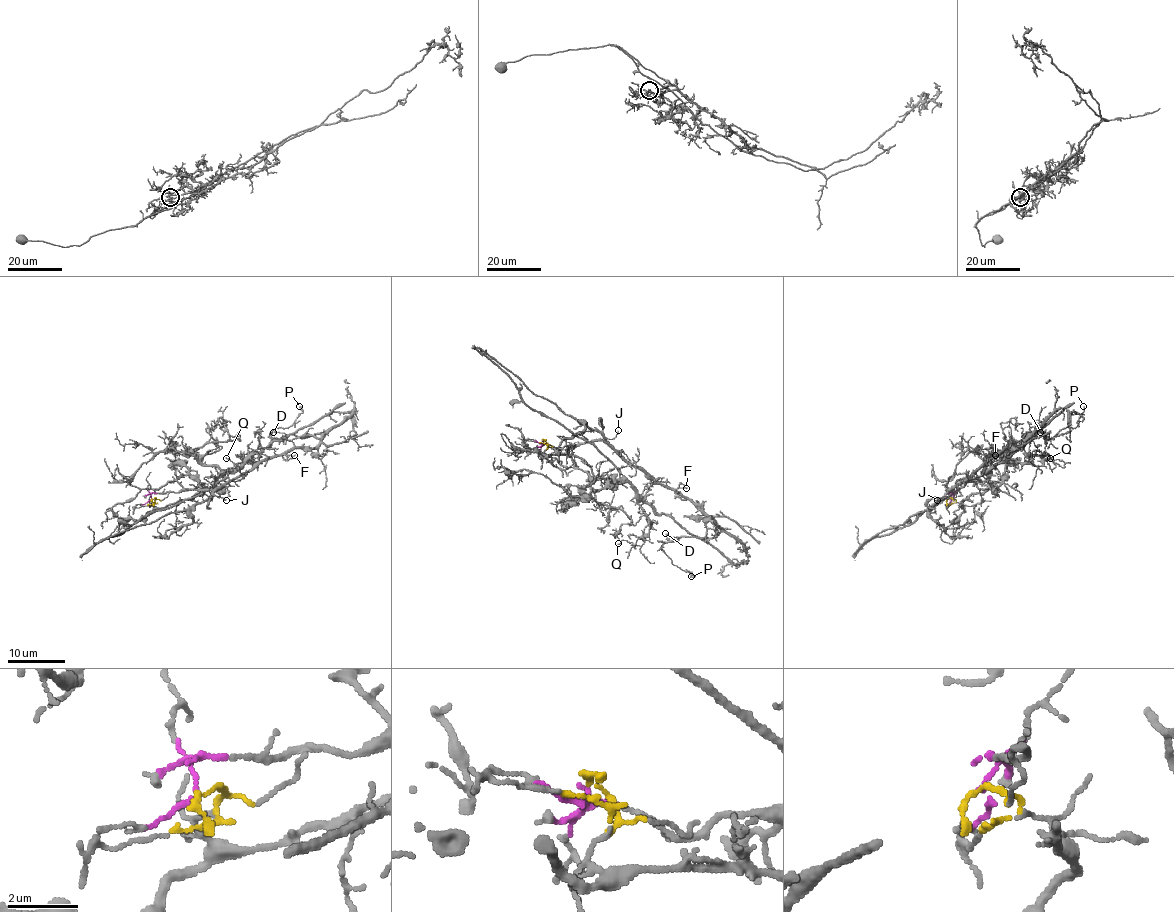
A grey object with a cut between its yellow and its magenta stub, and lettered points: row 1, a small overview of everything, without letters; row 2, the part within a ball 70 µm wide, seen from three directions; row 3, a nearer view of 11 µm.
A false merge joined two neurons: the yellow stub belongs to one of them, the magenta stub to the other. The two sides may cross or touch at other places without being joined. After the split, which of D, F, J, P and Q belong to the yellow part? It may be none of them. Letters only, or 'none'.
Q

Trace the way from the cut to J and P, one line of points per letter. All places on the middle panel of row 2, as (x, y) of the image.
J: (544, 442), (562, 449), (568, 445), (612, 439), (618, 431)
P: (544, 442), (558, 449), (608, 441), (705, 512), (719, 532), (678, 537), (661, 548), (691, 577)

